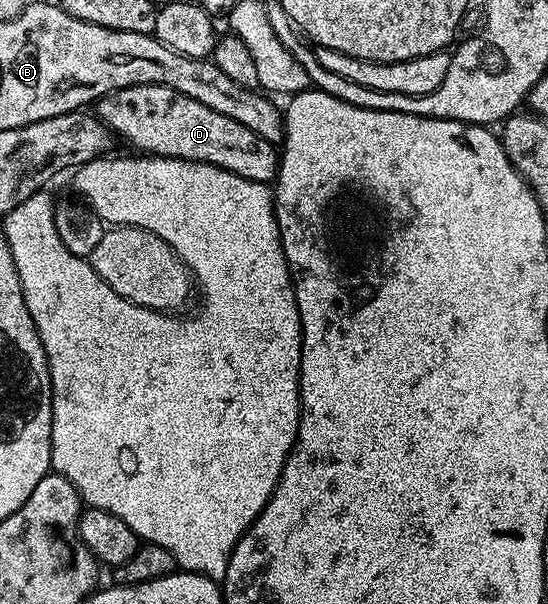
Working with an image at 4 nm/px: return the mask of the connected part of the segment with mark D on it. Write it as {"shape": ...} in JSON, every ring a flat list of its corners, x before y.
{"shape":[[128,86,122,90,114,90,112,94,96,103,95,113,120,141,122,138,127,145,137,149,134,151,142,155,182,158,188,162,206,162,227,172,235,172,235,176,243,176,247,180,266,184,276,179,279,150,274,143,263,140,263,136,251,132,251,128,243,128,239,120,231,120,231,116,223,116,215,112,215,108,207,108,207,104,199,104,199,100,191,100,191,96,183,96,183,92,175,92,175,88]]}

